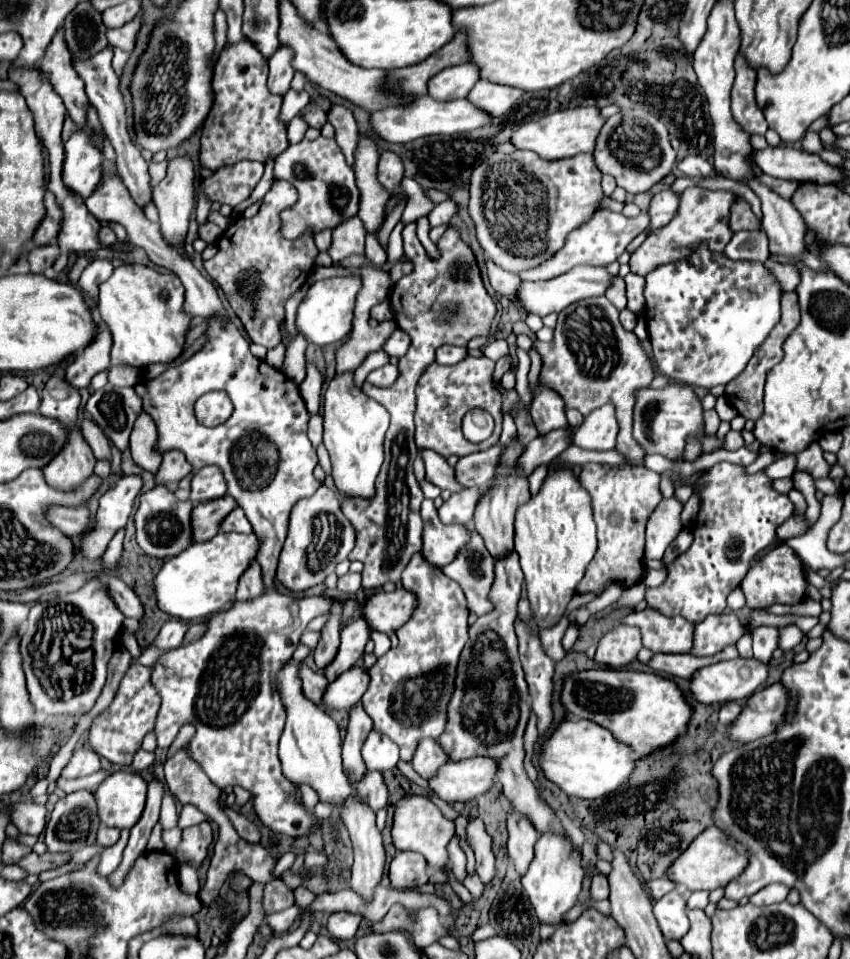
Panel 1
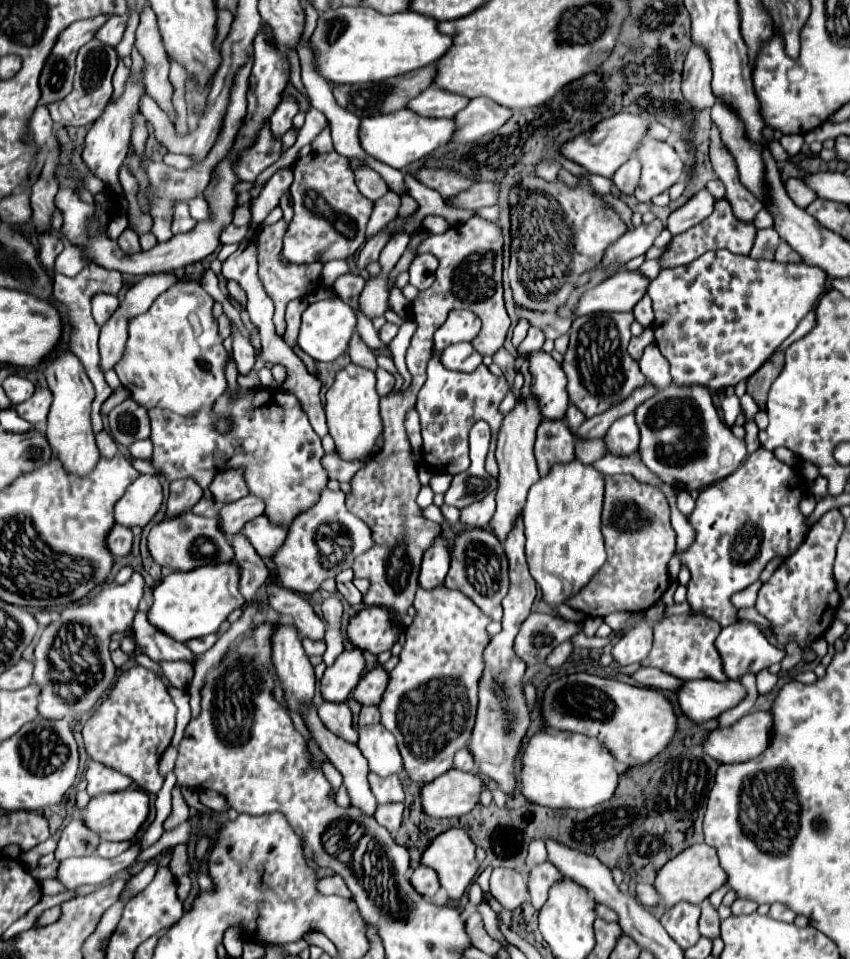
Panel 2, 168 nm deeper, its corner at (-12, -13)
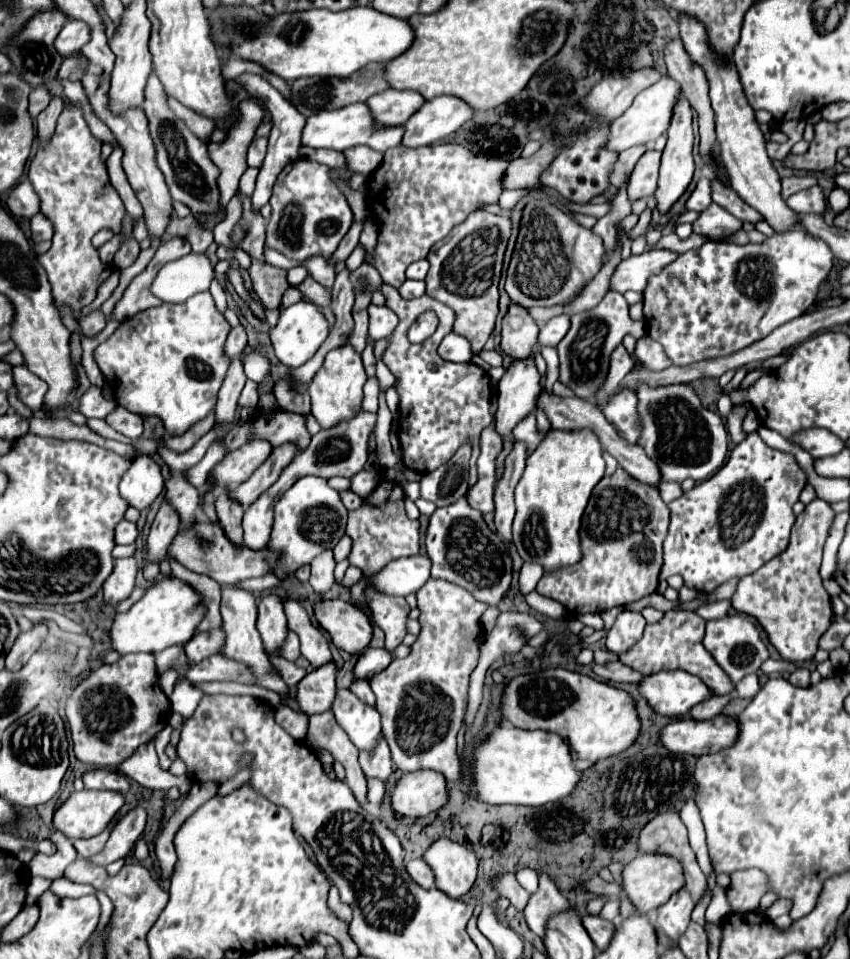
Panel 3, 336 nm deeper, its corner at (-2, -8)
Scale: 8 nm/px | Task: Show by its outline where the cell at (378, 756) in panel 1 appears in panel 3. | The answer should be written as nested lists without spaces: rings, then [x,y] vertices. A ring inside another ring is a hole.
[[[339,689],[333,701],[337,723],[361,751],[373,751],[381,737],[381,717],[375,707],[361,703],[349,689]]]

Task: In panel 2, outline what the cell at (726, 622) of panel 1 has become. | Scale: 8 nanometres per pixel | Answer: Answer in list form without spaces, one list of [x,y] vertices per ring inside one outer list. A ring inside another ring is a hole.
[[[739,620],[721,630],[715,640],[721,654],[725,674],[731,680],[741,680],[743,674],[759,674],[761,670],[779,664],[785,650],[769,644],[757,624]]]

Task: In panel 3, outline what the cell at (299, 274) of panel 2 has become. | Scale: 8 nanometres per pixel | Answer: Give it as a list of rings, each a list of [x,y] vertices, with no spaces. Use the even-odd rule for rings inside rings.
[[[251,259],[249,275],[251,275],[251,281],[253,281],[253,289],[255,289],[257,297],[261,299],[261,303],[267,309],[279,309],[281,297],[289,289],[287,271],[271,267],[263,261]]]

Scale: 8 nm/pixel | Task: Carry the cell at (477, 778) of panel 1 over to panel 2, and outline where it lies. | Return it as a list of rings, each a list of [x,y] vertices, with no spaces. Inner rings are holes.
[[[449,770],[423,786],[421,808],[433,818],[455,818],[473,810],[479,802],[483,780],[473,772]]]

